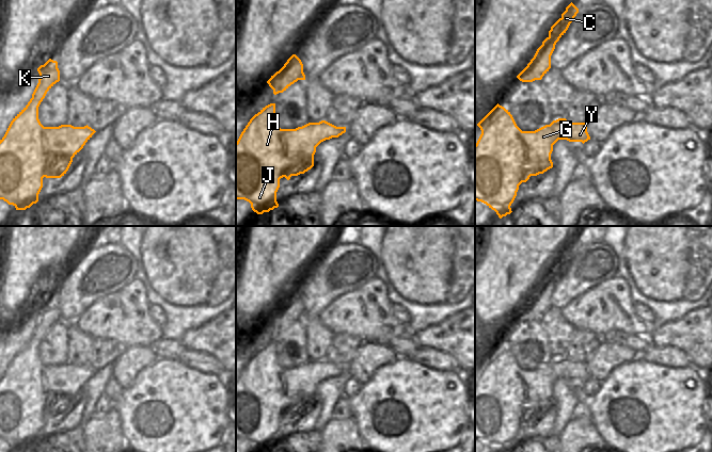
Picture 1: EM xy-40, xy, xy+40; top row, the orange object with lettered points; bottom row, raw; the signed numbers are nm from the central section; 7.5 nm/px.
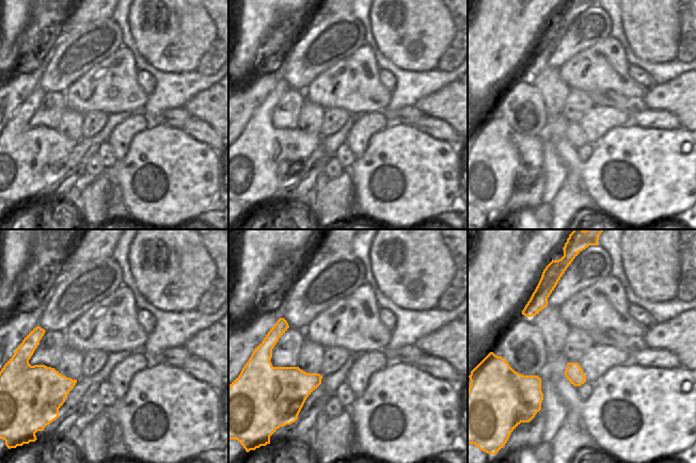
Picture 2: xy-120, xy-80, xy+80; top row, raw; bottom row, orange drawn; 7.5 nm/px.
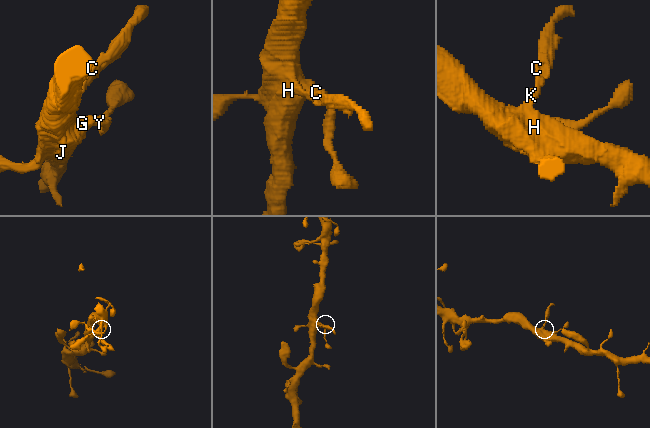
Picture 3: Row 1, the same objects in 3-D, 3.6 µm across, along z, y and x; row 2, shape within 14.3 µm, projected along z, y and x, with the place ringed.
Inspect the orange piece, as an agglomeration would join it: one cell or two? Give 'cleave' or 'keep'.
keep

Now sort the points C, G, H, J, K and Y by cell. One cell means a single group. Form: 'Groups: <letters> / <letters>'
Groups: C G H J K Y

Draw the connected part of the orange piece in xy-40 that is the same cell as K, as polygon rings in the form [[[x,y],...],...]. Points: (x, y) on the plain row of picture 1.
[[[49,297],[37,307],[38,322],[28,343],[13,357],[0,378],[0,438],[13,443],[16,449],[26,449],[38,440],[43,417],[61,417],[68,409],[73,397],[96,371],[88,364],[74,366],[44,366],[38,358],[38,345],[47,330],[60,320],[58,301]]]

